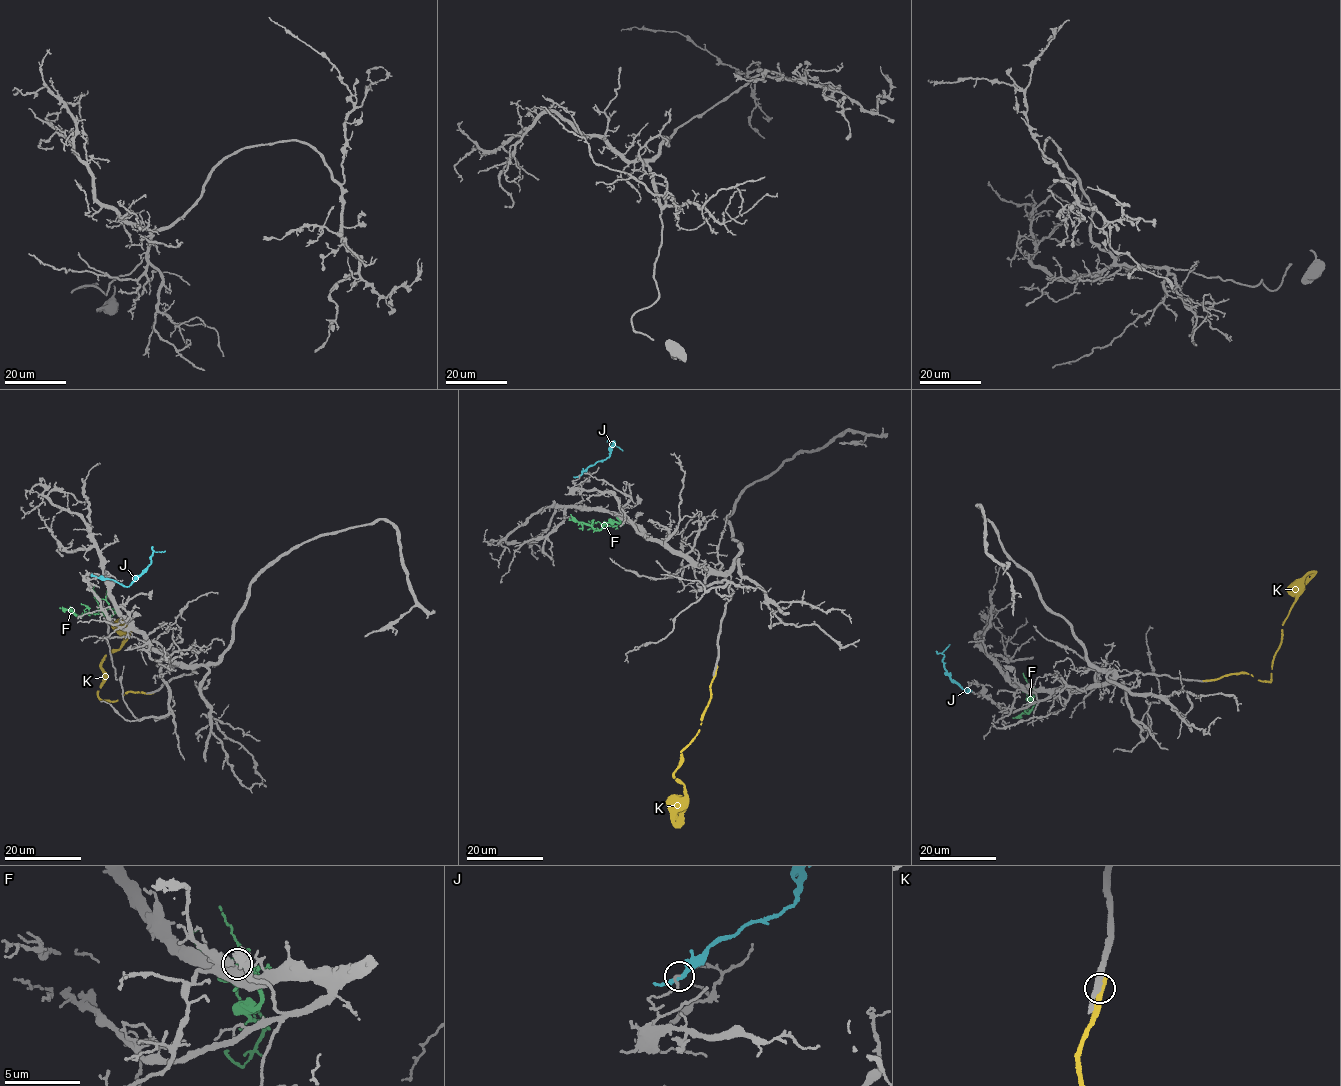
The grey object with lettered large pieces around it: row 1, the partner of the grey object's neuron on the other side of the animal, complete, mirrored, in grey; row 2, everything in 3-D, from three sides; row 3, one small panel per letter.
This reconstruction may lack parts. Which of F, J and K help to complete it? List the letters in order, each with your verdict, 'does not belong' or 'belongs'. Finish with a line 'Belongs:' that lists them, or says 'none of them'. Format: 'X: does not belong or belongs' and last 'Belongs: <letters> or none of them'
F: does not belong
J: does not belong
K: does not belong
Belongs: none of them

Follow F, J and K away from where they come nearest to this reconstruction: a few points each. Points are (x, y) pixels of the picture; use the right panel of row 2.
F: (1027, 687), (1033, 696), (1029, 701), (1035, 704), (1027, 714), (1012, 718)
J: (971, 691), (963, 690), (951, 681), (942, 661), (943, 652), (949, 644)
K: (1205, 681), (1242, 673), (1263, 682), (1270, 680), (1282, 625), (1295, 595), (1303, 587), (1303, 580), (1316, 571)

